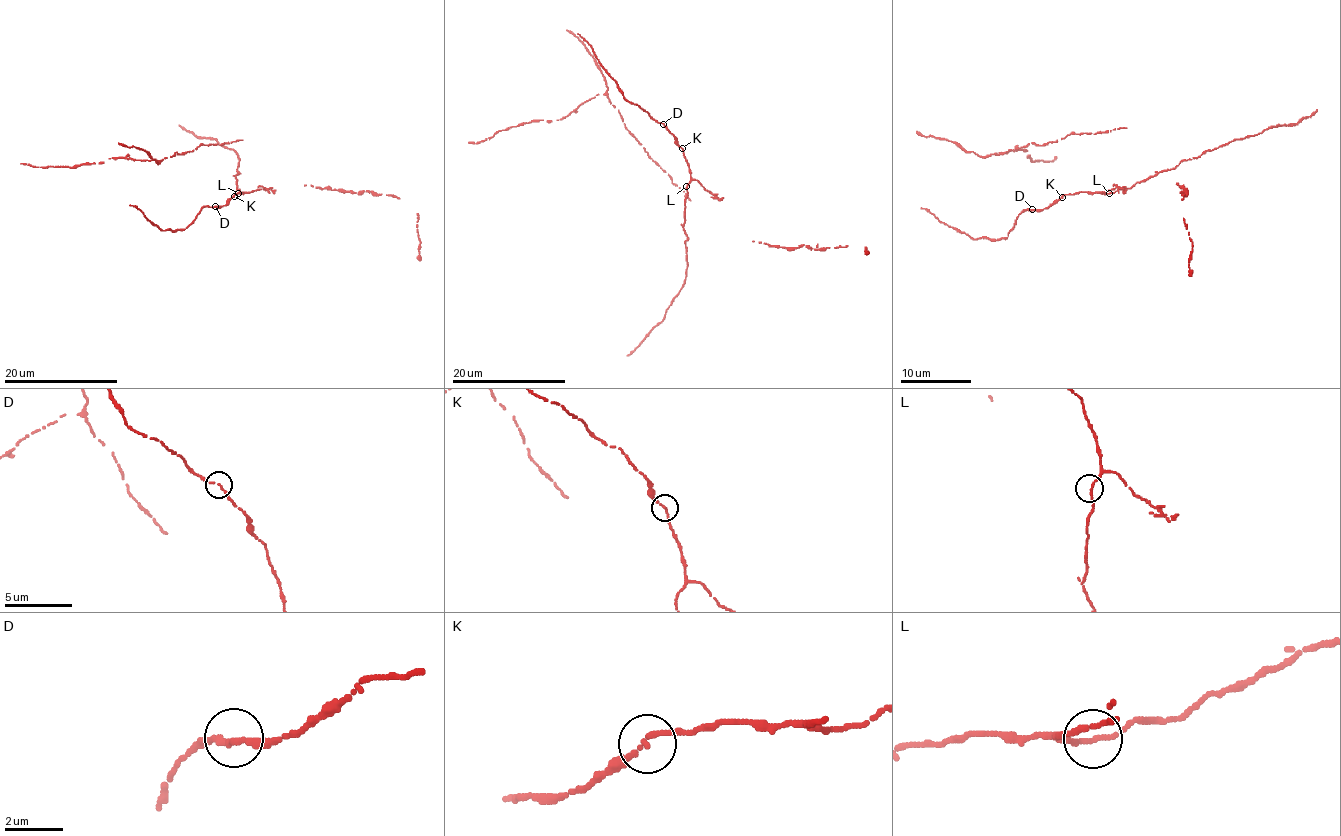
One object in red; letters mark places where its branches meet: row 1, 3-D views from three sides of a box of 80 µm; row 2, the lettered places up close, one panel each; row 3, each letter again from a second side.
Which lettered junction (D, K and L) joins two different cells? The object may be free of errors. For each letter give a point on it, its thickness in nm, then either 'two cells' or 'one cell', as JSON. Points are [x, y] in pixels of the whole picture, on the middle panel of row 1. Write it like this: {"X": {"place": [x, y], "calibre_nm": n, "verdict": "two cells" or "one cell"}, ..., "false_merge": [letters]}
{"D": {"place": [663, 124], "calibre_nm": 170, "verdict": "one cell"}, "K": {"place": [682, 148], "calibre_nm": 160, "verdict": "one cell"}, "L": {"place": [686, 186], "calibre_nm": 160, "verdict": "one cell"}, "false_merge": []}

